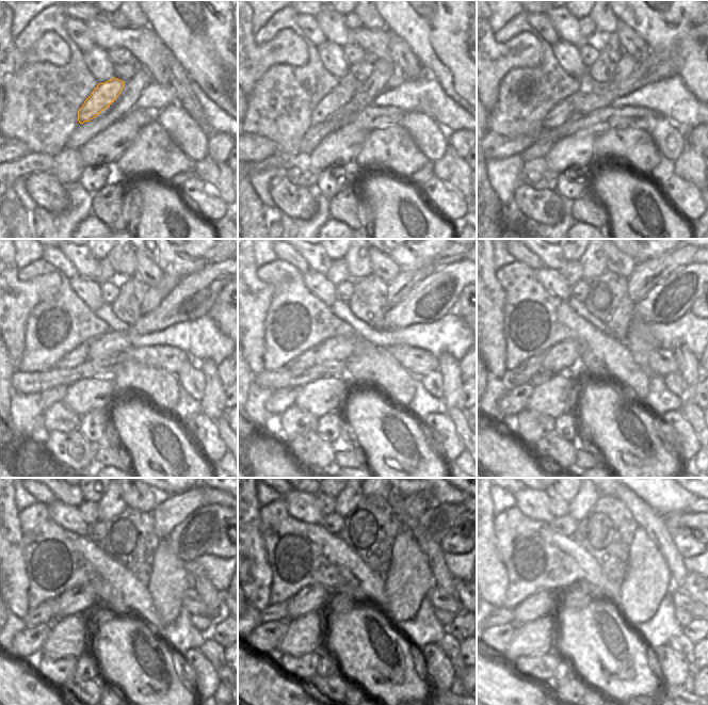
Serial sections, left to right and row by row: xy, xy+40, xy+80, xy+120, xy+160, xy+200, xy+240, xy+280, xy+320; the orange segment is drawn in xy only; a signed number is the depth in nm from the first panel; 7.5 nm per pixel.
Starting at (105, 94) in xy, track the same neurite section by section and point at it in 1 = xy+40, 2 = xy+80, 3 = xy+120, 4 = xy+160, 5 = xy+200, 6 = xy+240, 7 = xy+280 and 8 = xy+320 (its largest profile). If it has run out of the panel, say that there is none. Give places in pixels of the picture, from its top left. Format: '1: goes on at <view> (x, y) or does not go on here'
1: goes on at xy+40 (335, 100)
2: goes on at xy+80 (563, 111)
3: goes on at xy+120 (79, 355)
4: goes on at xy+160 (307, 359)
5: goes on at xy+200 (524, 373)
6: goes on at xy+240 (46, 612)
7: goes on at xy+280 (278, 612)
8: goes on at xy+320 (498, 615)

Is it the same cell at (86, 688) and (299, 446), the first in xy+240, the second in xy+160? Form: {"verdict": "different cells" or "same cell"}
{"verdict": "same cell"}

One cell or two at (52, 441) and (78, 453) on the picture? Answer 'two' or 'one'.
one

